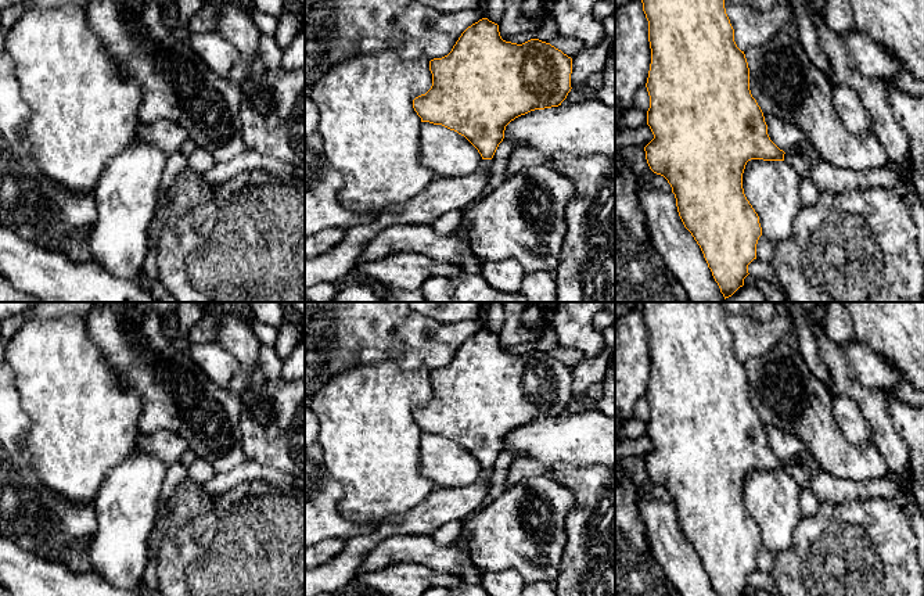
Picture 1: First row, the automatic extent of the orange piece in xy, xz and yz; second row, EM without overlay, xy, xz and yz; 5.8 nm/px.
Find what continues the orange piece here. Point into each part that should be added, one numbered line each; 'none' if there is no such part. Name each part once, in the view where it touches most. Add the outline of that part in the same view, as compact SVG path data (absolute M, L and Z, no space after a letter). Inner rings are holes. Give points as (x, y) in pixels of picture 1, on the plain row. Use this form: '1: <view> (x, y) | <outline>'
1: yz (801, 474) | M790 462L784 464L784 471L795 480L799 491L809 491L809 482L813 473L809 467L797 462Z

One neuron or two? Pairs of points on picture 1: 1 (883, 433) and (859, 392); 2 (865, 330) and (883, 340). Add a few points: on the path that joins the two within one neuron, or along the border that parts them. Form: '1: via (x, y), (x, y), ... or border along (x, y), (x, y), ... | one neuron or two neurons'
1: via (880, 423), (874, 408), (869, 402) | one neuron
2: via (869, 330), (878, 336) | one neuron

